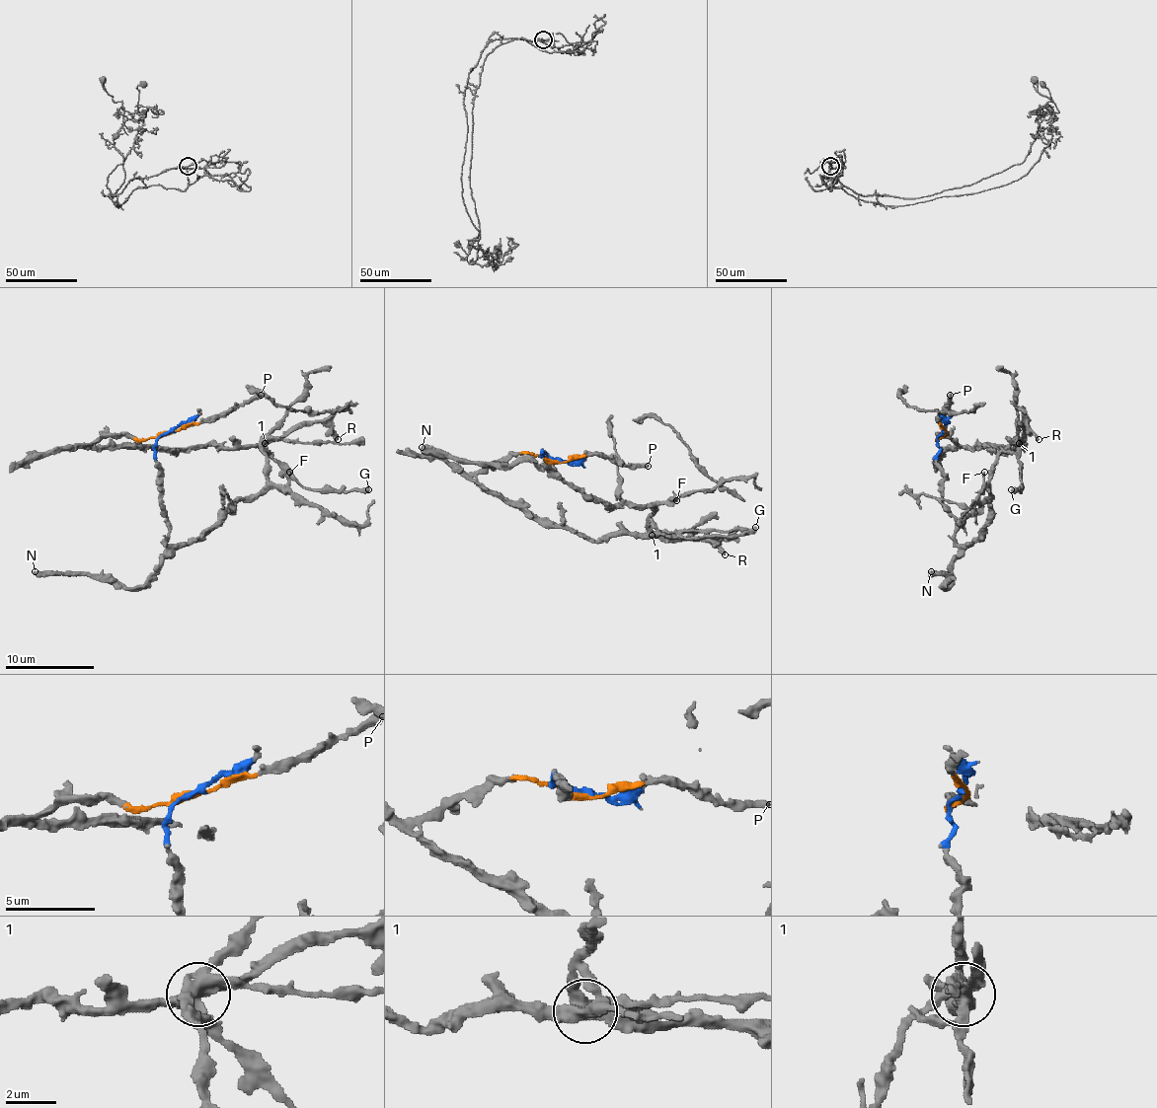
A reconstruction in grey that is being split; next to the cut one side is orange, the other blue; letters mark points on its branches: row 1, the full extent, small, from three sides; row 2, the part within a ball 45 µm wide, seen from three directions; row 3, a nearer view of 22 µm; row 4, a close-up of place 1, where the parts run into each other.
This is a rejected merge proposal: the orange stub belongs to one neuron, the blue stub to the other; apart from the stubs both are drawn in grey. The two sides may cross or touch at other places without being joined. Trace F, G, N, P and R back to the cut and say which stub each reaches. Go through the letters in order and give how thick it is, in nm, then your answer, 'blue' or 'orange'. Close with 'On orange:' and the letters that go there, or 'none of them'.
F: calibre 220 nm; blue
G: calibre 440 nm; orange
N: calibre 600 nm; blue
P: calibre 380 nm; orange
R: calibre 300 nm; orange
On orange: G, P, R

